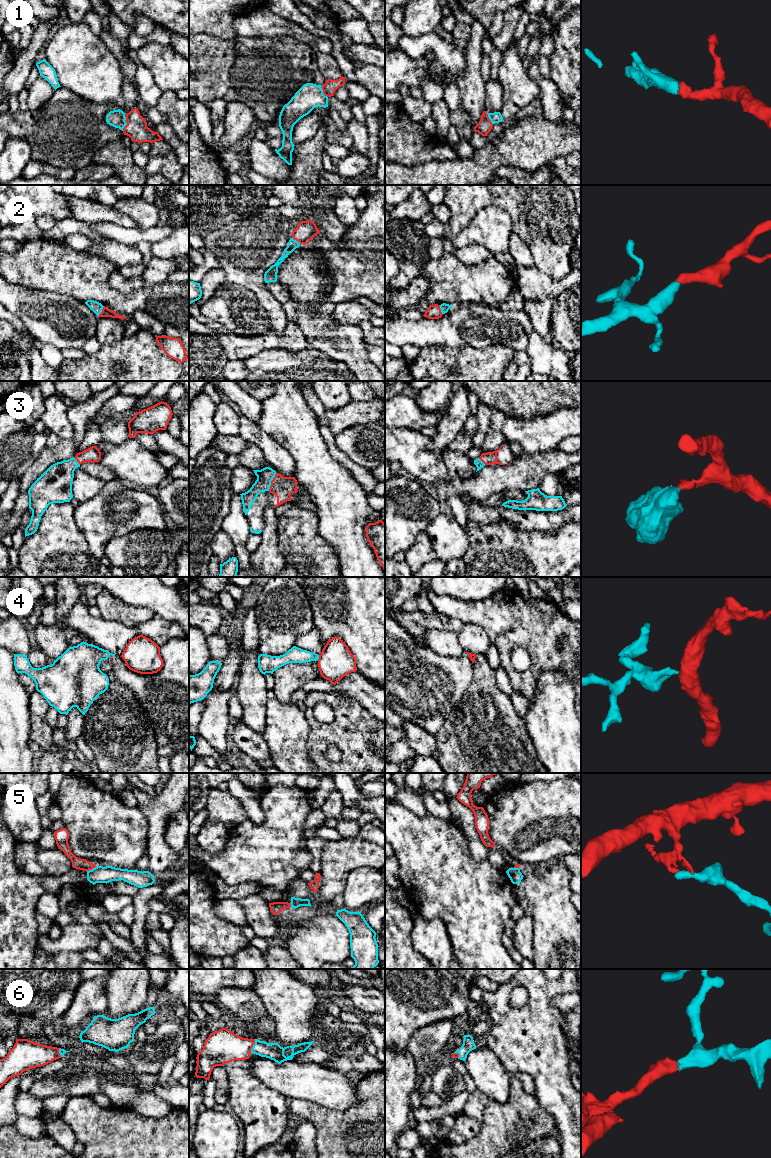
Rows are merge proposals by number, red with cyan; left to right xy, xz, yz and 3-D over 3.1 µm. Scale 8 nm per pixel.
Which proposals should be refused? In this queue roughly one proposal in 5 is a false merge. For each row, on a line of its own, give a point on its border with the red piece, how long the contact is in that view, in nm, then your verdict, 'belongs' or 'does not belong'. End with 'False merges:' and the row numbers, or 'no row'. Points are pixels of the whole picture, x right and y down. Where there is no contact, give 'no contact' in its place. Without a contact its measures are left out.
1: xy (126, 122) | 130 nm | belongs
2: xy (102, 311) | 100 nm | belongs
3: xz (271, 481) | 170 nm | belongs
4: xz (319, 658) | 50 nm | does not belong
5: xy (90, 869) | 90 nm | does not belong
6: xz (252, 1046) | 120 nm | belongs
False merges: 4, 5

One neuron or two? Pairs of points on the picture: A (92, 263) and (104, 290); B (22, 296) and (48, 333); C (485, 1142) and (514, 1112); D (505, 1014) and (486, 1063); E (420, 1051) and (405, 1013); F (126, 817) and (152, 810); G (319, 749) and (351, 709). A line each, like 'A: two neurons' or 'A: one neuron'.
A: one neuron
B: one neuron
C: one neuron
D: two neurons
E: two neurons
F: two neurons
G: one neuron

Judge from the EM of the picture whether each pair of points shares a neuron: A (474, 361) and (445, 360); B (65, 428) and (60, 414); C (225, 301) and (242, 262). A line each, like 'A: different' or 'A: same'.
A: same
B: same
C: different

